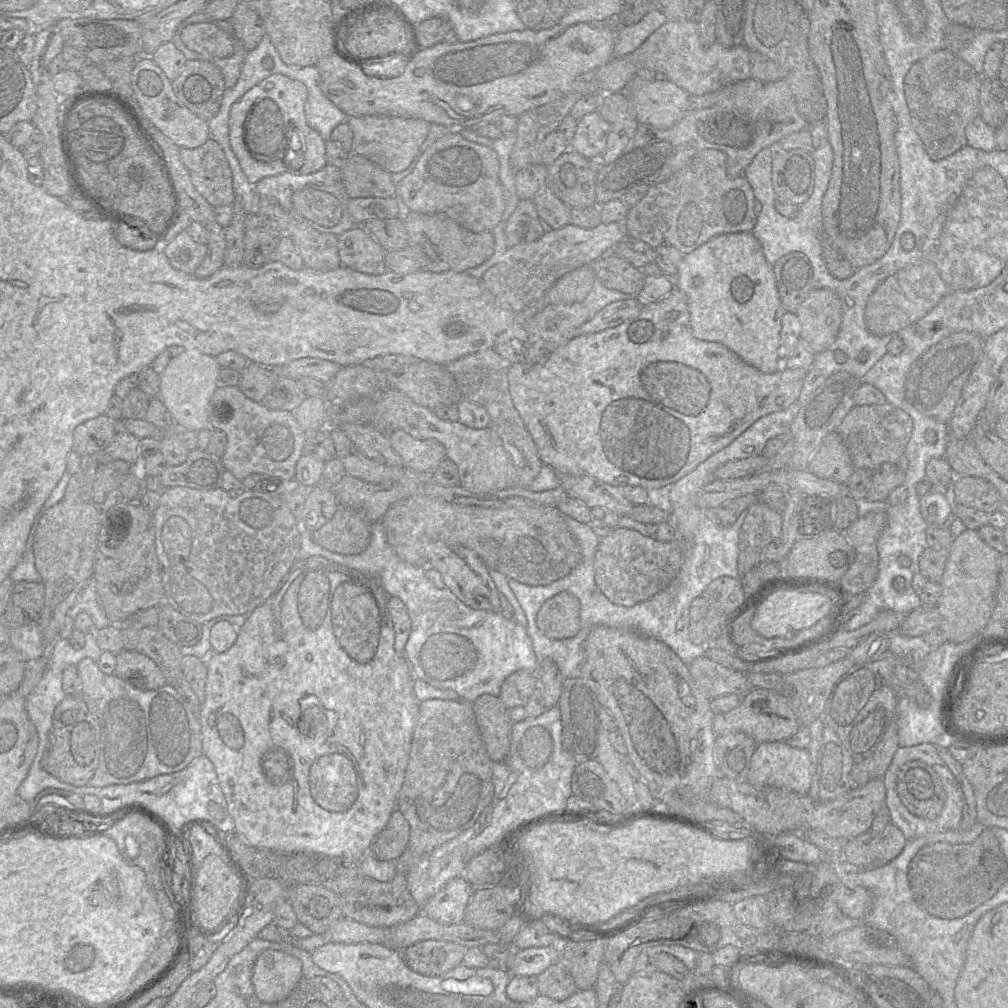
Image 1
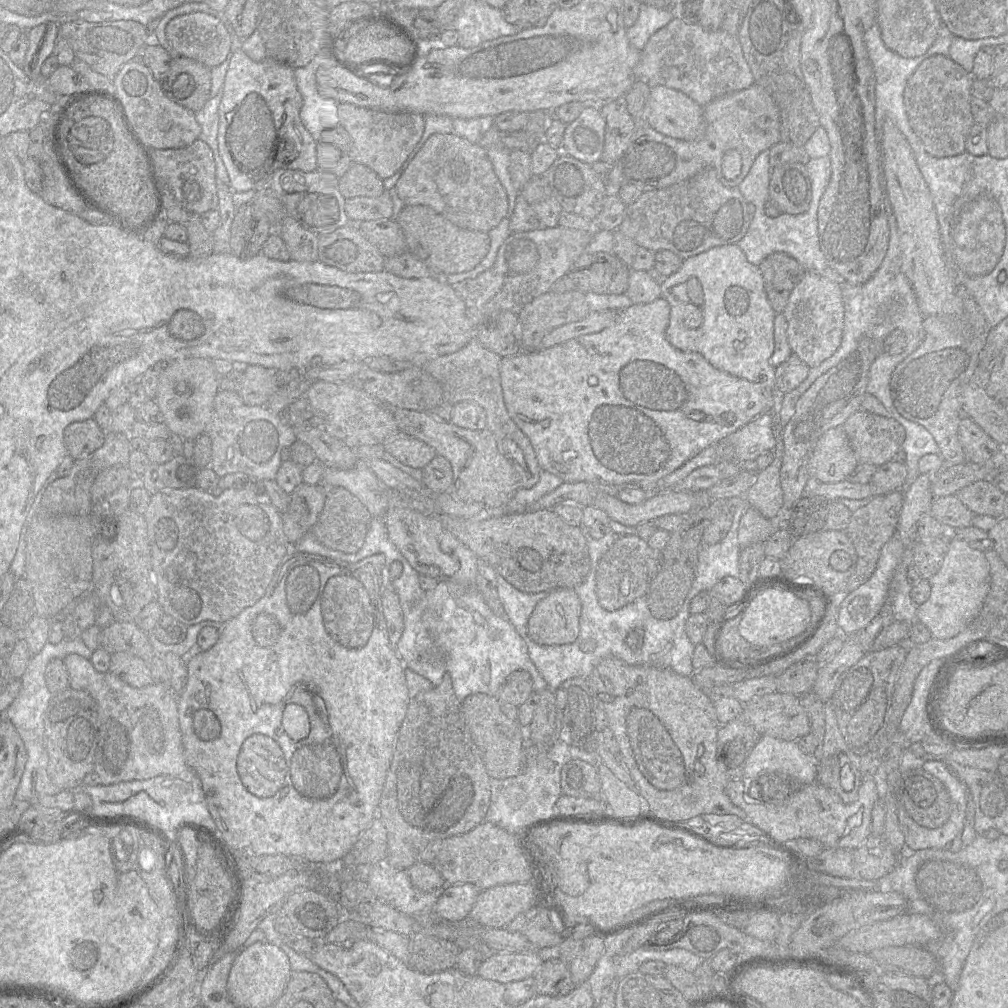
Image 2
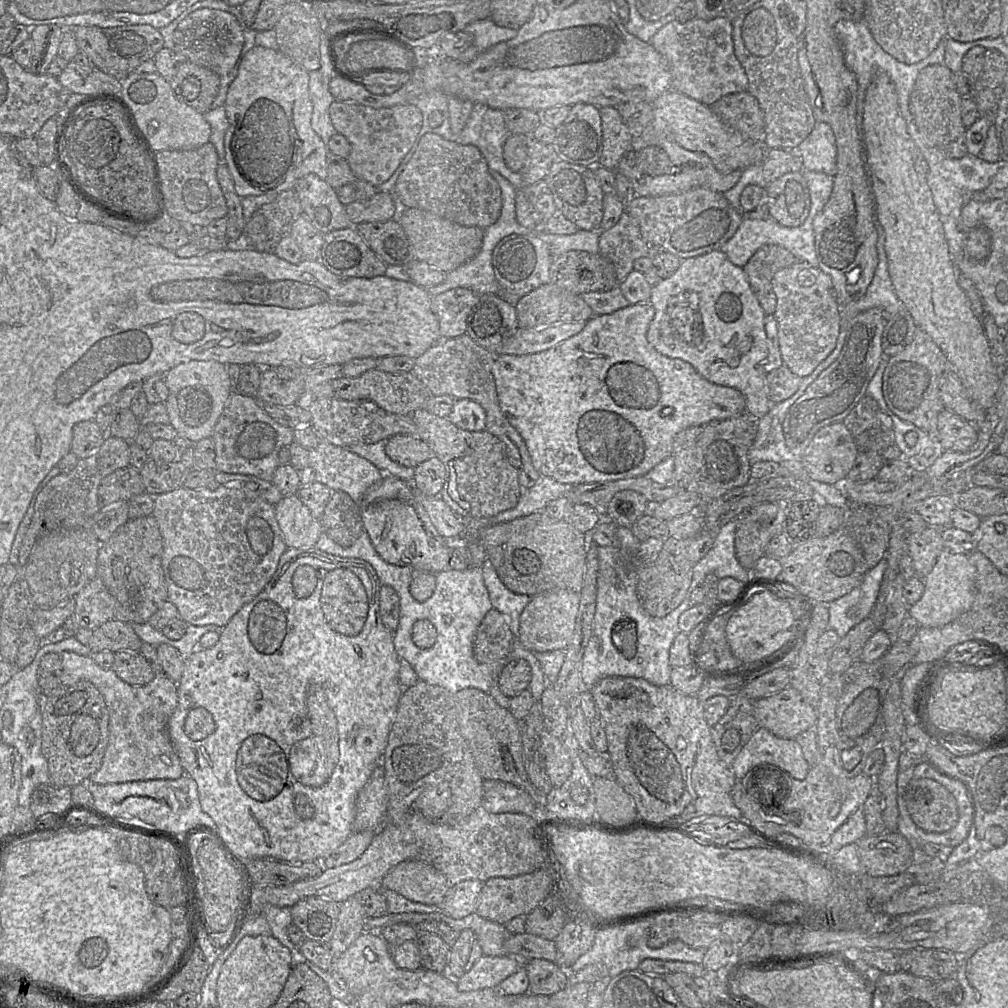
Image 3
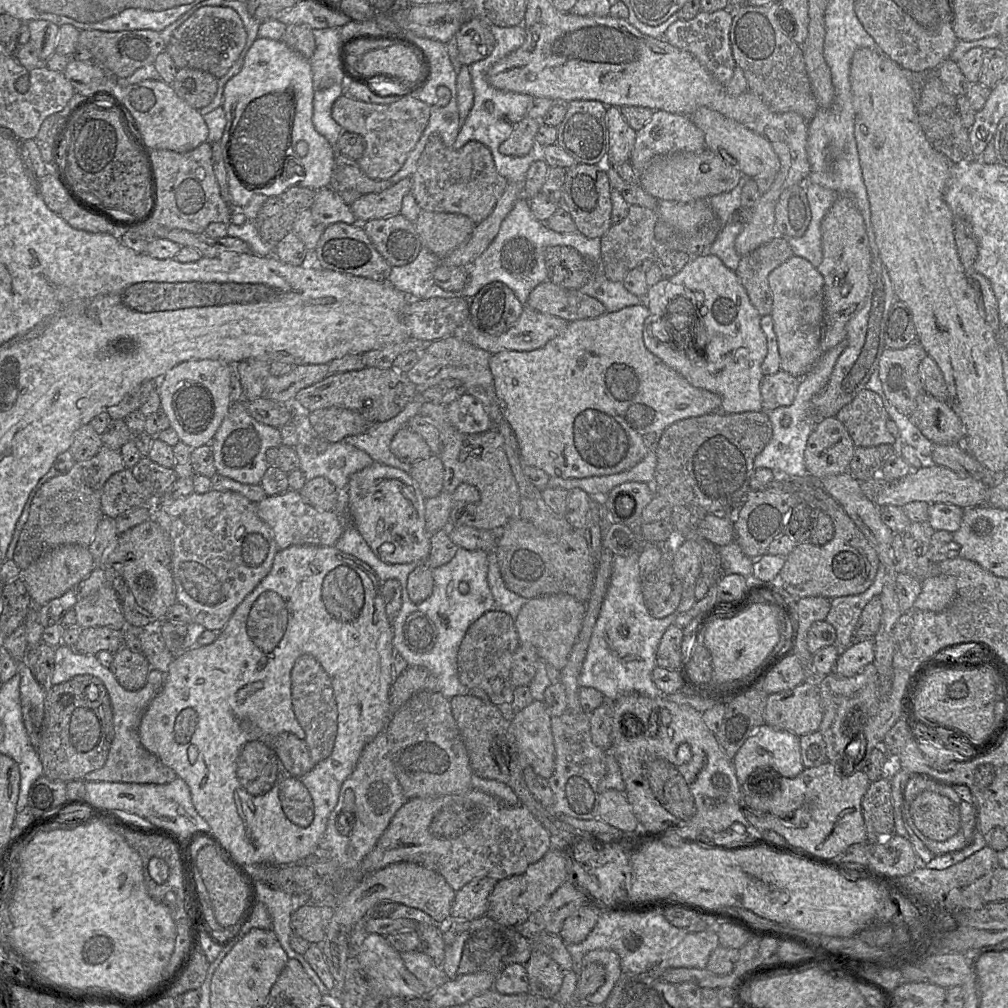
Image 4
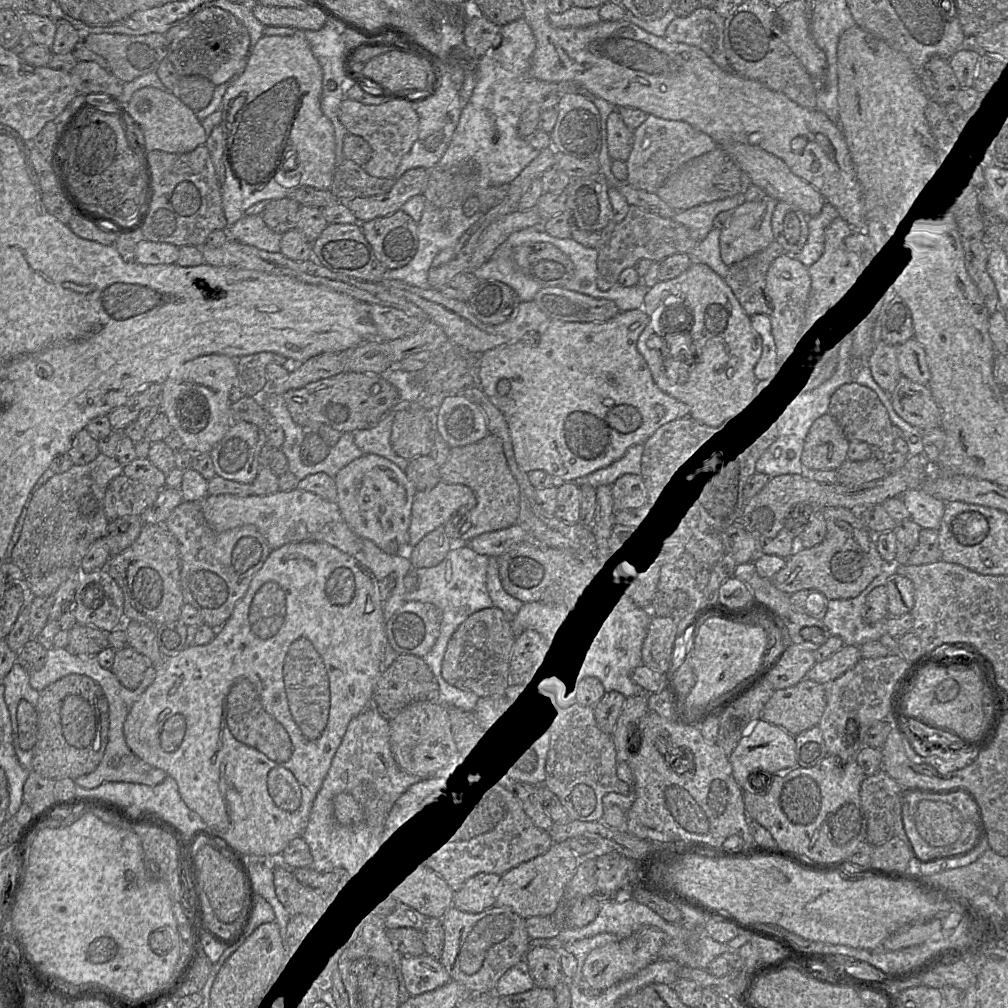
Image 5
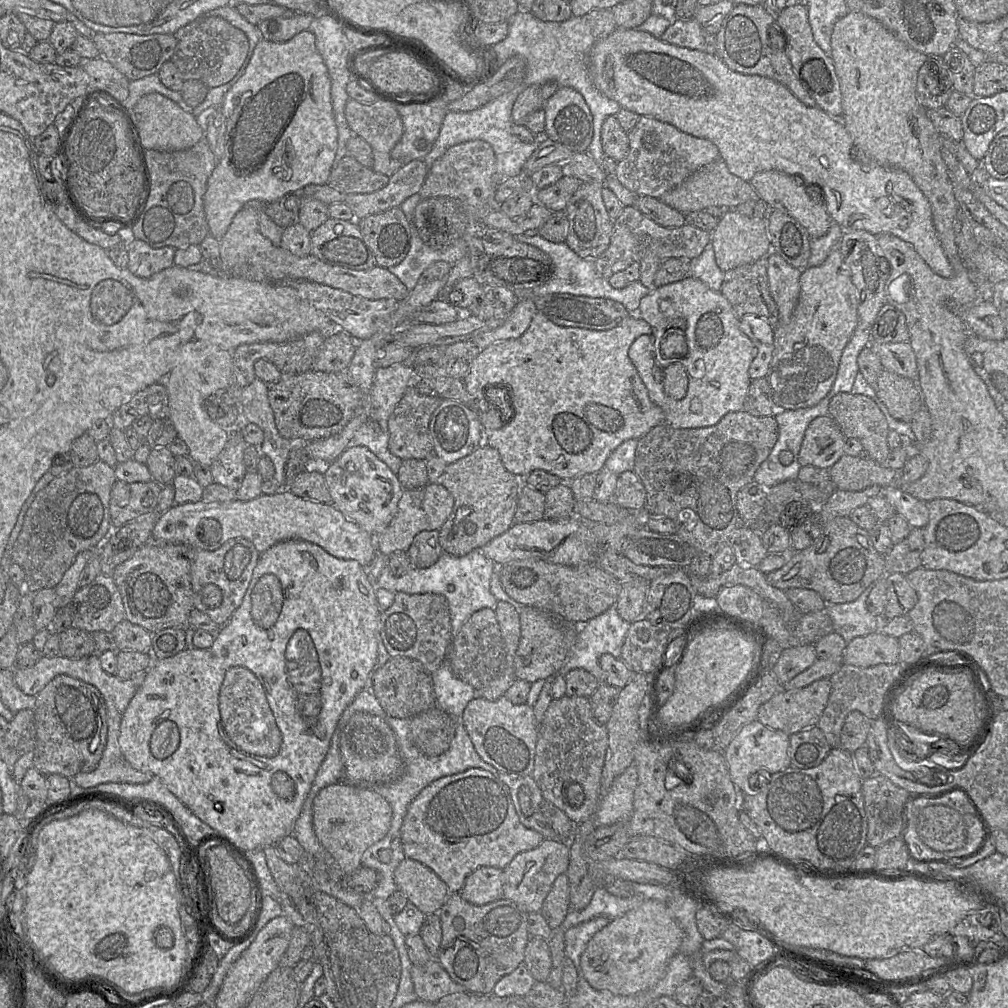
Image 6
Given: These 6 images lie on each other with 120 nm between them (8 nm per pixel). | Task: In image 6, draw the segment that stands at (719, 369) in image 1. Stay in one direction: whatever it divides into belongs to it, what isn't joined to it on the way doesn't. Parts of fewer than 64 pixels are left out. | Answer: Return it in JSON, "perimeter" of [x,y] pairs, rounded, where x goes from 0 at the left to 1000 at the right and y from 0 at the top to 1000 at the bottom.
{"perimeter":[[[532,310],[525,325],[518,333],[493,338],[477,347],[469,357],[463,372],[459,376],[461,385],[465,391],[465,404],[468,404],[469,397],[473,397],[478,408],[484,409],[485,406],[481,400],[481,388],[483,387],[490,399],[494,400],[502,408],[502,416],[497,425],[489,428],[482,428],[479,425],[479,440],[493,445],[500,463],[515,475],[521,475],[530,466],[540,466],[555,473],[559,478],[564,478],[569,474],[584,469],[591,470],[600,463],[603,453],[616,439],[624,436],[635,436],[647,425],[659,420],[660,410],[658,406],[649,401],[644,395],[643,387],[623,353],[624,345],[631,335],[636,332],[647,331],[647,324],[632,313],[624,313],[607,326],[592,328],[573,324],[558,324],[547,319],[537,310]]]}

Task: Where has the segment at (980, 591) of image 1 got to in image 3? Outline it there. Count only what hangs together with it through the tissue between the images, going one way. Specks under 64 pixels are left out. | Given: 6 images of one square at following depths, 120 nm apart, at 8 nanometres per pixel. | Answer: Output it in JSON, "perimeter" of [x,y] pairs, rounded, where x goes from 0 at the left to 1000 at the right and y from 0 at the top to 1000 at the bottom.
{"perimeter":[[[937,545],[925,566],[917,574],[918,584],[915,592],[907,600],[901,602],[901,611],[907,613],[913,622],[920,623],[931,623],[944,617],[963,603],[968,591],[967,576],[968,563],[961,558],[960,551],[944,549]]]}

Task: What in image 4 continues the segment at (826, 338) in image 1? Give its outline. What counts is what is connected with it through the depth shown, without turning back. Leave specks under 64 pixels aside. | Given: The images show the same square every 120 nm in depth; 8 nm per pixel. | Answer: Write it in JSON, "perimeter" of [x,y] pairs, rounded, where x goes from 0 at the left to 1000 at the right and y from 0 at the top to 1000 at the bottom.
{"perimeter":[[[787,253],[763,272],[762,280],[767,293],[764,313],[772,338],[774,366],[796,375],[815,352],[813,340],[817,315],[816,274],[802,258]]]}

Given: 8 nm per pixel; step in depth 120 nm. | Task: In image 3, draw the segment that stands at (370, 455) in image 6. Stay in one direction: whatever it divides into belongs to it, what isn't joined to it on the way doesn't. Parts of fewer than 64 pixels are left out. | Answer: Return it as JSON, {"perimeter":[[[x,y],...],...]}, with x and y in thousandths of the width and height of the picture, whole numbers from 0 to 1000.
{"perimeter":[[[382,470],[361,491],[356,502],[361,527],[384,559],[434,569],[446,564],[449,538],[440,535],[428,519],[406,478]]]}

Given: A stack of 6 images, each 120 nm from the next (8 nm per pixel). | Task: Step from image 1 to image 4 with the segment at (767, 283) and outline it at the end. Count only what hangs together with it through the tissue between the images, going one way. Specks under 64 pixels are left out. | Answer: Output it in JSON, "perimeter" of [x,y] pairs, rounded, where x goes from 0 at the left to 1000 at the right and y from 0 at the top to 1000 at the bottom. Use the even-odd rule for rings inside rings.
{"perimeter":[[[710,253],[687,255],[673,272],[644,285],[638,302],[644,307],[638,338],[645,349],[688,384],[713,392],[714,409],[757,408],[754,381],[758,372],[755,362],[761,352],[761,335],[754,323],[756,313],[746,303],[729,269],[721,266]],[[671,308],[684,309],[688,315],[689,326],[686,328],[685,336],[689,342],[681,338],[680,343],[668,341],[673,334],[679,334],[675,325],[669,326]]]}

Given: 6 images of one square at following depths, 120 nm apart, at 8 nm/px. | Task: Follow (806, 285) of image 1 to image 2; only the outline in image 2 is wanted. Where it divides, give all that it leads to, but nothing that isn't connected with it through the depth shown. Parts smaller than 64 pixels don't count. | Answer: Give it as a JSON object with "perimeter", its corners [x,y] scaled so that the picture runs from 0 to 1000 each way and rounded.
{"perimeter":[[[769,250],[752,263],[758,280],[761,297],[770,311],[776,311],[789,284],[800,268],[786,254]]]}

